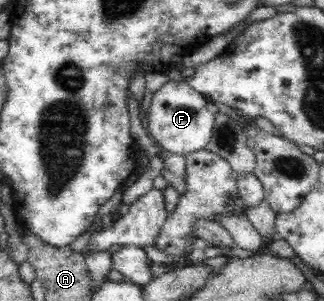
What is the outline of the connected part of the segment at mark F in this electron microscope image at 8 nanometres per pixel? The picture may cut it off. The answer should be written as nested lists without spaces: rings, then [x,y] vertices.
[[[167,81],[156,93],[150,105],[148,129],[150,135],[166,151],[187,156],[192,152],[206,148],[212,137],[217,112],[208,106],[205,97],[190,87],[185,81]]]

